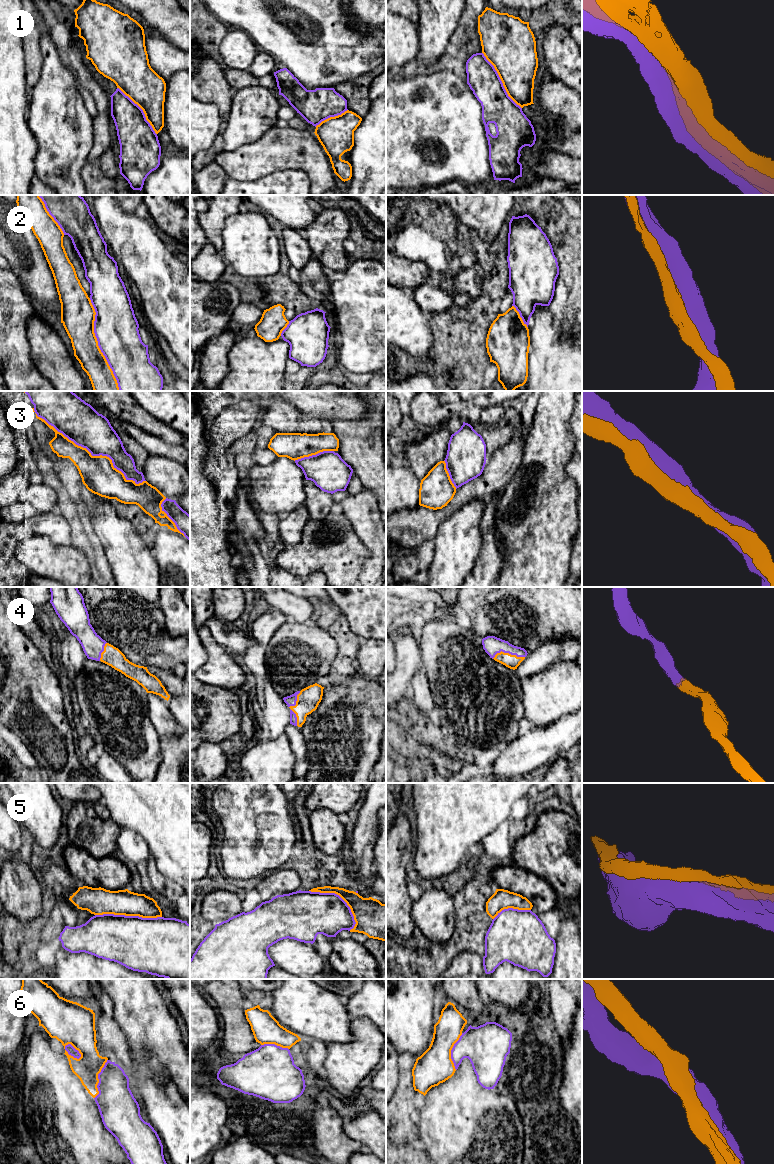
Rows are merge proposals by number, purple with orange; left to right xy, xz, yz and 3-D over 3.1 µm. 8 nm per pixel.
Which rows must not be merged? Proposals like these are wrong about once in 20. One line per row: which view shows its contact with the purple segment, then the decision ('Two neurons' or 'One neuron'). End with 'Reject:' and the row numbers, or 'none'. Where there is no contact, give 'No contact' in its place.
1: Touches purple in yz. One neuron
2: Touches purple in xy. One neuron
3: Touches purple in xy. One neuron
4: Touches purple in xz. One neuron
5: Touches purple in xy. One neuron
6: Touches purple in xy. One neuron
Reject: none

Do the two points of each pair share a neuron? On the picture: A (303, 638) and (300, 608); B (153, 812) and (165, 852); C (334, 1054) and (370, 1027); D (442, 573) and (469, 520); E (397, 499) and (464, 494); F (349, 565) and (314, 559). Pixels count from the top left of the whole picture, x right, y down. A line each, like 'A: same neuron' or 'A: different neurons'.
A: different neurons
B: same neuron
C: same neuron
D: same neuron
E: different neurons
F: same neuron

